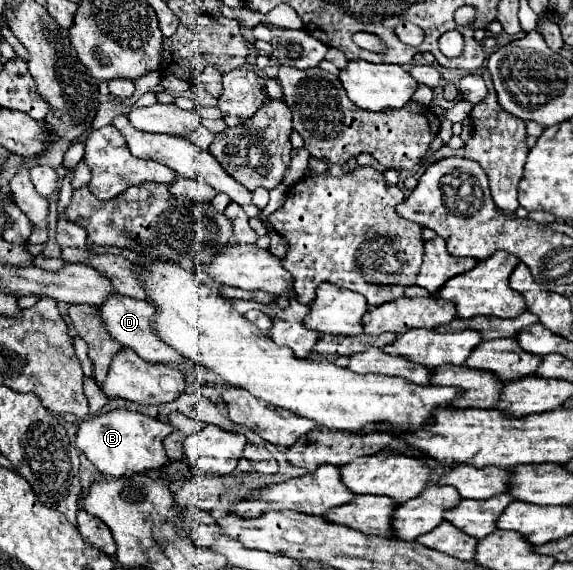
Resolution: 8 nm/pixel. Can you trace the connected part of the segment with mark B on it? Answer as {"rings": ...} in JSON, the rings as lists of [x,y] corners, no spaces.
{"rings":[[[113,410],[107,414],[99,414],[95,418],[89,418],[87,422],[81,422],[75,442],[99,472],[103,472],[105,476],[119,478],[119,476],[145,474],[149,470],[163,468],[169,462],[163,448],[163,440],[171,432],[173,428],[169,422],[161,422],[141,412]]]}

